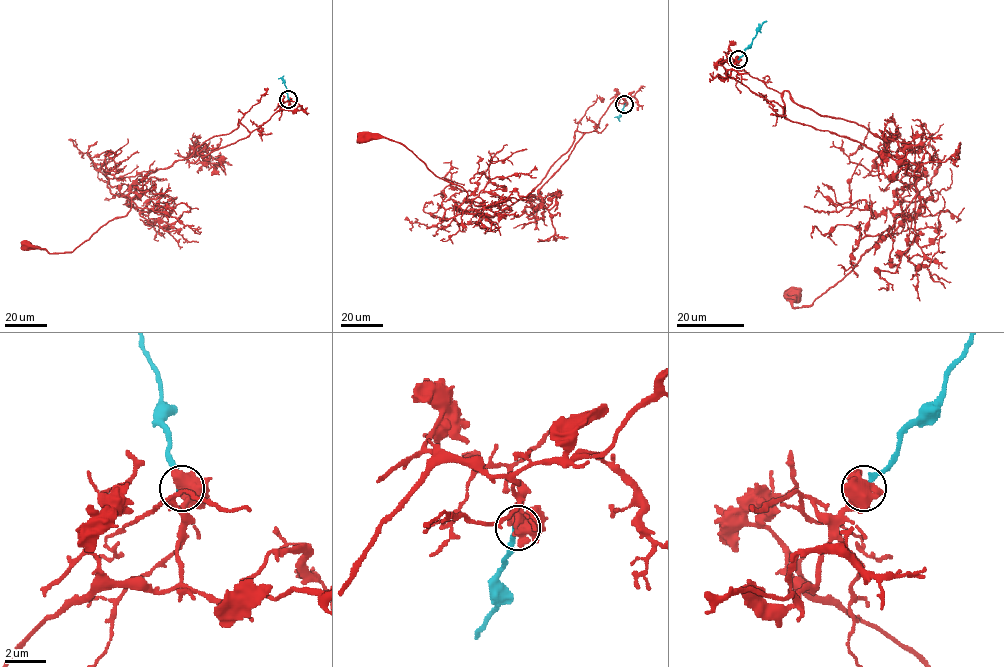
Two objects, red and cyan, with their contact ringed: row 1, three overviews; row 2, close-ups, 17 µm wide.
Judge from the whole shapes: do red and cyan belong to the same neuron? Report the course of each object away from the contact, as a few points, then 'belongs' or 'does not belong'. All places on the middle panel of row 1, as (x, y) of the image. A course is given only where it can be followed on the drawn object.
course red (625, 104), (617, 97), (593, 131), (576, 131), (530, 194), (492, 217), (408, 148), (361, 138); course cyan (625, 104), (619, 121); does not belong

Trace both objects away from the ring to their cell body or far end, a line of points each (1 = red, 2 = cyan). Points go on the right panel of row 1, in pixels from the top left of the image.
1: (738, 59), (727, 75), (785, 112), (785, 90), (921, 174), (843, 279), (810, 305), (793, 295)
2: (738, 59), (766, 21)

